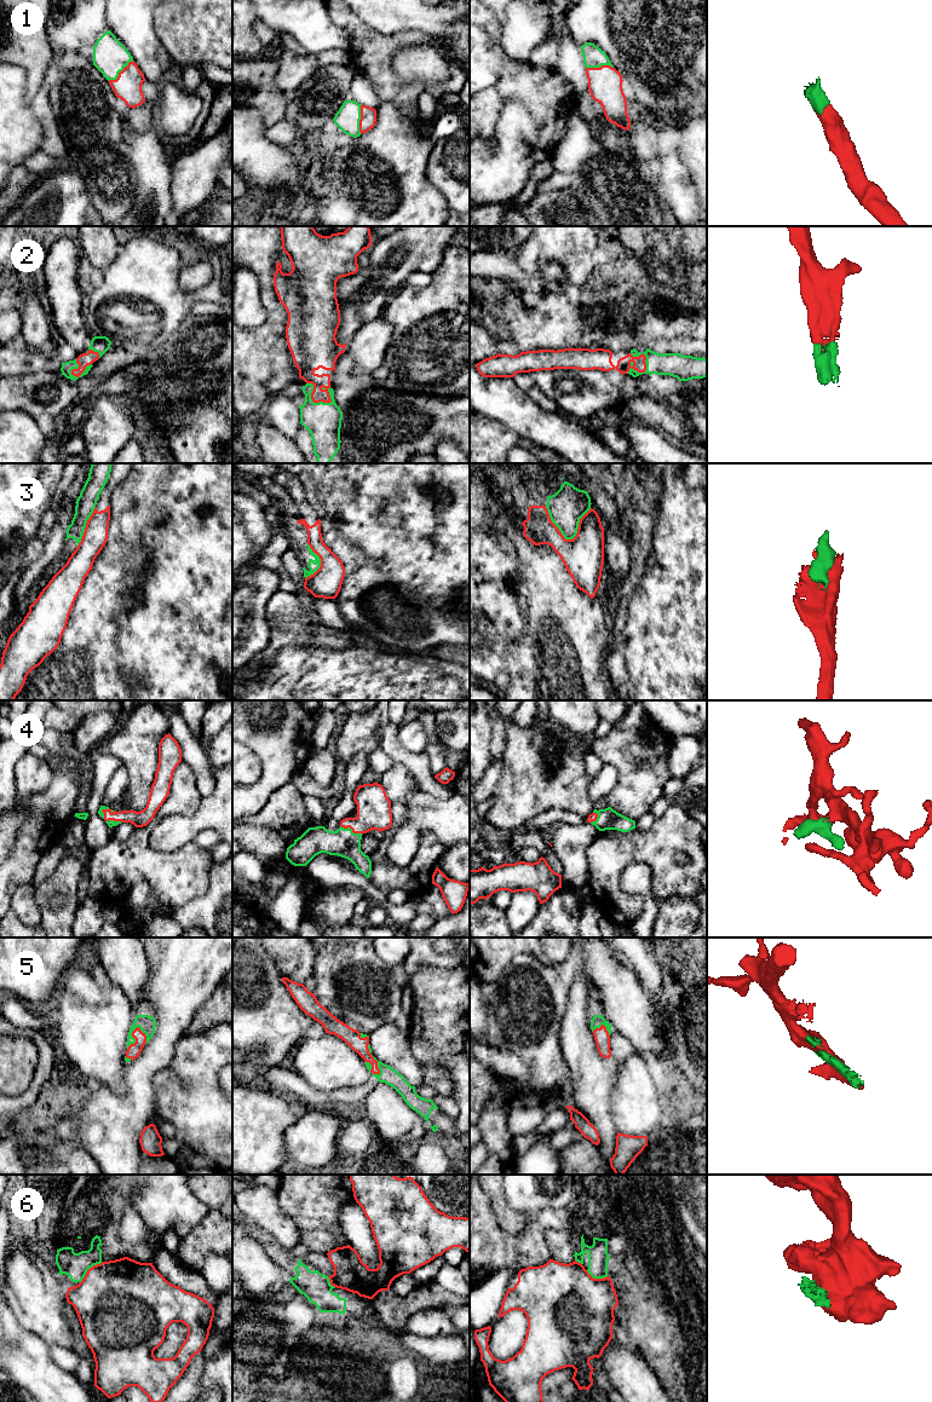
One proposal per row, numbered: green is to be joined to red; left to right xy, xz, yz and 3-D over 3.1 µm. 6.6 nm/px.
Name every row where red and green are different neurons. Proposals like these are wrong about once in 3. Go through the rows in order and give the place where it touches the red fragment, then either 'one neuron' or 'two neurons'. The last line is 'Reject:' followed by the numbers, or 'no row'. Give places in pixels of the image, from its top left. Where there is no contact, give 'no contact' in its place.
1: contact xy (119, 73); one neuron
2: contact xz (311, 398); one neuron
3: contact yz (568, 540); two neurons
4: contact xz (351, 829); one neuron
5: contact xz (375, 1060); one neuron
6: contact xy (88, 1269); two neurons
Reject: 3, 6

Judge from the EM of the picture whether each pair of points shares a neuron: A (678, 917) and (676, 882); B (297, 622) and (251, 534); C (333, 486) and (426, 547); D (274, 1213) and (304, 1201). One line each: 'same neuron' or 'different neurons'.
A: different neurons
B: different neurons
C: same neuron
D: different neurons

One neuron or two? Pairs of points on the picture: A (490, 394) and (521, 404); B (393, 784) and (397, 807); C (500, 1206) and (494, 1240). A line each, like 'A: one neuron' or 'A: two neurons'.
A: one neuron
B: one neuron
C: two neurons

